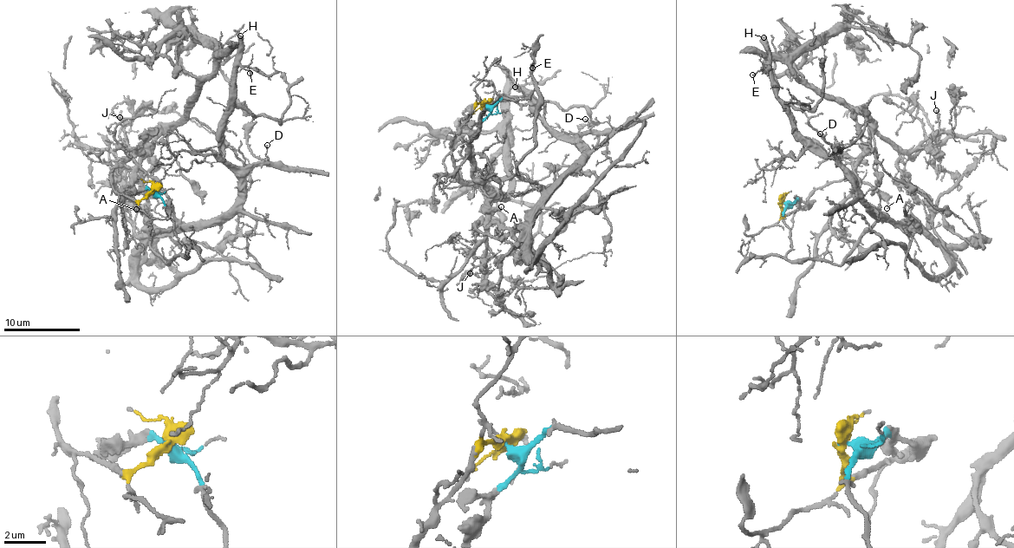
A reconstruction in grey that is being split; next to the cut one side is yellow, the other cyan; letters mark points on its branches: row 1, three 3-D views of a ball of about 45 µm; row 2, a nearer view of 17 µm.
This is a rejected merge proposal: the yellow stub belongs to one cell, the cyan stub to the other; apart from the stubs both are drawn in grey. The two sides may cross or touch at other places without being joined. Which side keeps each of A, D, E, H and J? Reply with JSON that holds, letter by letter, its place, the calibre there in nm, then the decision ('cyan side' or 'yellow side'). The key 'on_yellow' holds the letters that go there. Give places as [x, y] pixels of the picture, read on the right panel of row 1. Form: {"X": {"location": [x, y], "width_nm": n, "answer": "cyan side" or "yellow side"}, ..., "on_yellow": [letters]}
{"A": {"location": [887, 208], "width_nm": 190, "answer": "yellow side"}, "D": {"location": [820, 133], "width_nm": 110, "answer": "cyan side"}, "E": {"location": [752, 75], "width_nm": 140, "answer": "cyan side"}, "H": {"location": [763, 37], "width_nm": 550, "answer": "cyan side"}, "J": {"location": [936, 110], "width_nm": 140, "answer": "yellow side"}, "on_yellow": ["A", "J"]}

